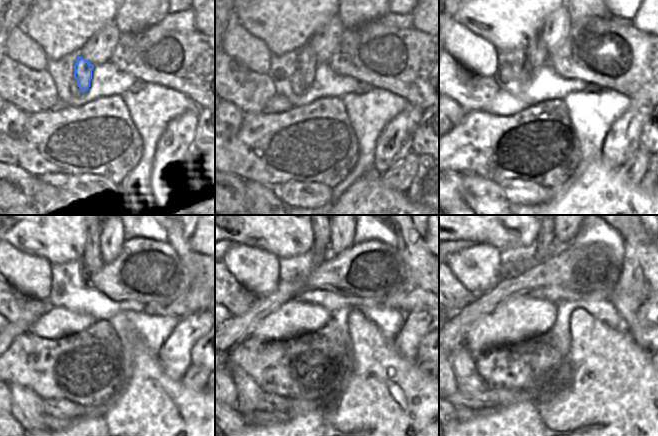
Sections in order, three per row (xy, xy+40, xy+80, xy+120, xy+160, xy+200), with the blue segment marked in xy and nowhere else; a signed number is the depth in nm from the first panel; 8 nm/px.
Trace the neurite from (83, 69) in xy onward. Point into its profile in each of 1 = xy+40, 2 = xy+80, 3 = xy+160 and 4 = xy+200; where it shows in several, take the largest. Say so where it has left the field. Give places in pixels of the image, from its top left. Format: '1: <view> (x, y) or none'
1: xy+40 (307, 61)
2: xy+80 (537, 55)
3: xy+160 (319, 250)
4: xy+200 (545, 237)

